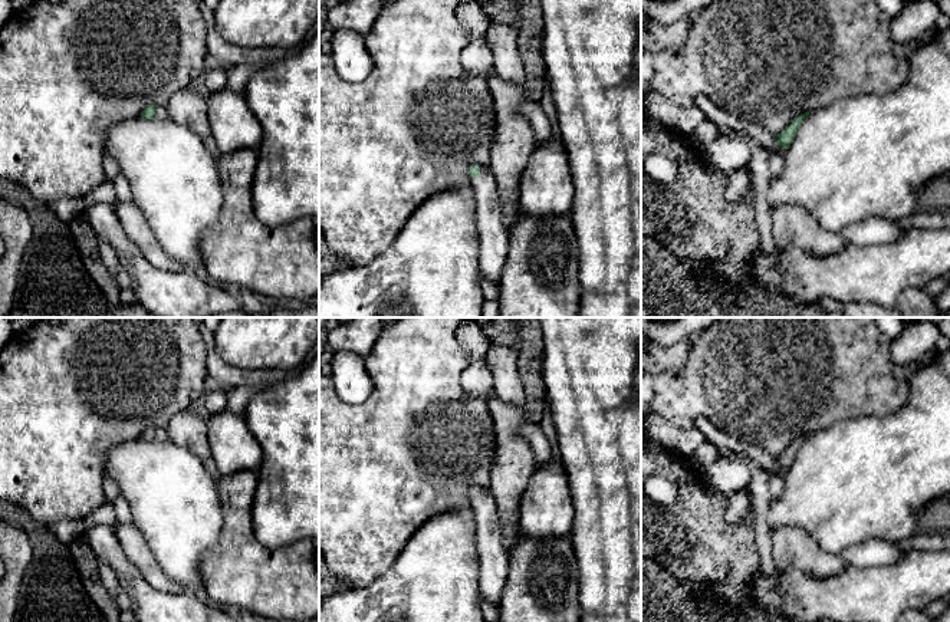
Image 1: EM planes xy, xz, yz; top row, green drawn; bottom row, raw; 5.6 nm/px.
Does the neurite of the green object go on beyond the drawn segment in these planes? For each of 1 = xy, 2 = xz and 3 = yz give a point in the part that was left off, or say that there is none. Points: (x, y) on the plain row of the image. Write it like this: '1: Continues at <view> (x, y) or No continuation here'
1: Continues at xy (161, 434)
2: Continues at xz (493, 559)
3: No continuation here

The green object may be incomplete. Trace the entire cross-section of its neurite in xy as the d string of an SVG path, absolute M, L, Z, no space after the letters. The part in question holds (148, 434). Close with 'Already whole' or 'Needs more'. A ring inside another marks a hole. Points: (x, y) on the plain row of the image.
M149 427L141 434L141 438L145 441L168 441L168 432L165 428Z. Needs more

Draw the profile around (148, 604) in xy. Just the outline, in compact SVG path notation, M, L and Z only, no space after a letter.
M98 523L86 530L83 536L96 560L109 565L118 576L119 585L126 589L131 600L131 611L134 612L137 622L239 622L217 605L200 600L195 592L183 590L180 593L171 593L152 588L135 565L126 559L114 526Z

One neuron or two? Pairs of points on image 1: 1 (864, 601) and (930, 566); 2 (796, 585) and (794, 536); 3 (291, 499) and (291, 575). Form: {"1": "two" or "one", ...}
{"1": "one", "2": "two", "3": "two"}

